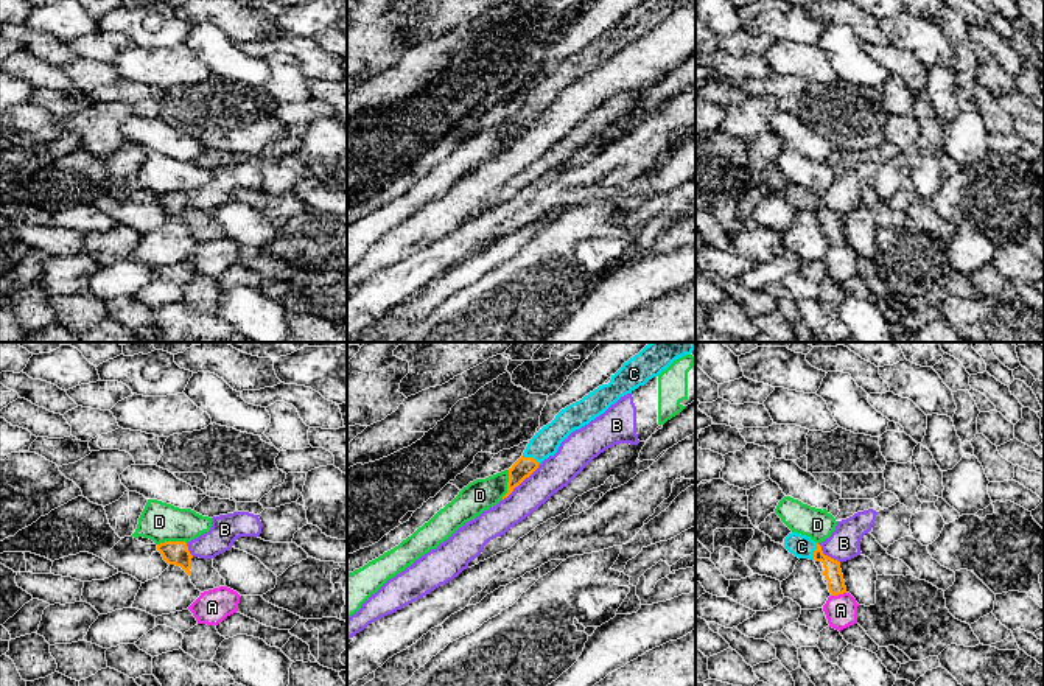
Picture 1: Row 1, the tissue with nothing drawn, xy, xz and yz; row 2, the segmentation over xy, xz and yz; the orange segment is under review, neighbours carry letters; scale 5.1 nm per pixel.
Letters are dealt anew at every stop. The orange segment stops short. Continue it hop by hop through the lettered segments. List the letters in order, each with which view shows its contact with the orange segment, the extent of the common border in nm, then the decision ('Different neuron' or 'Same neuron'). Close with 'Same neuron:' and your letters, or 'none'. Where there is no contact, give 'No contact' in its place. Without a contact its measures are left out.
A: Touches orange in yz. Shared border 80 nm. Different neuron
B: Touches orange in xz. Shared border 280 nm. Different neuron
C: Touches orange in xz. Shared border 100 nm. Same neuron
D: Touches orange in xy. Shared border 150 nm. Different neuron
Same neuron: C

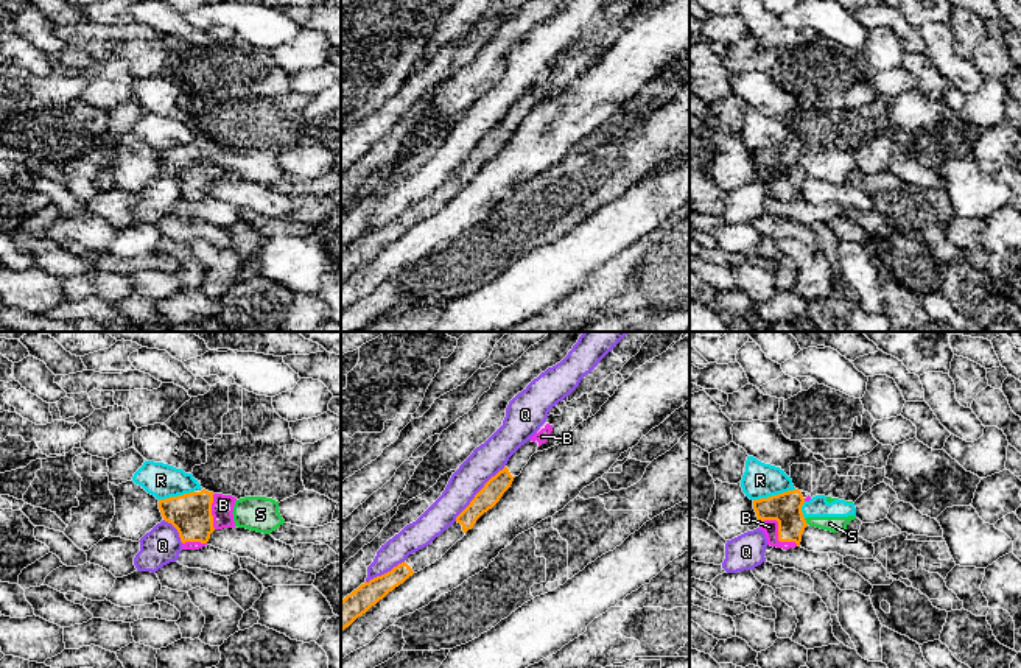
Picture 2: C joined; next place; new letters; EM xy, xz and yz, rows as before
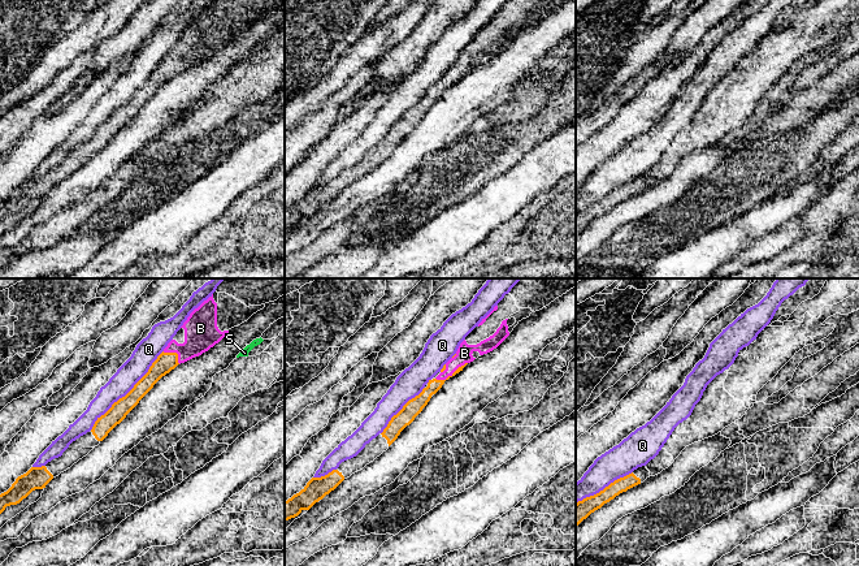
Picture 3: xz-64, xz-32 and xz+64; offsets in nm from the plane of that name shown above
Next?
B: Touches orange in yz. Shared border 240 nm. Same neuron
Q: Touches orange in xz. Shared border 400 nm. Different neuron
R: Touches orange in yz. Shared border 220 nm. Different neuron
S: Touches orange in yz. Shared border 40 nm. Different neuron
Same neuron: B

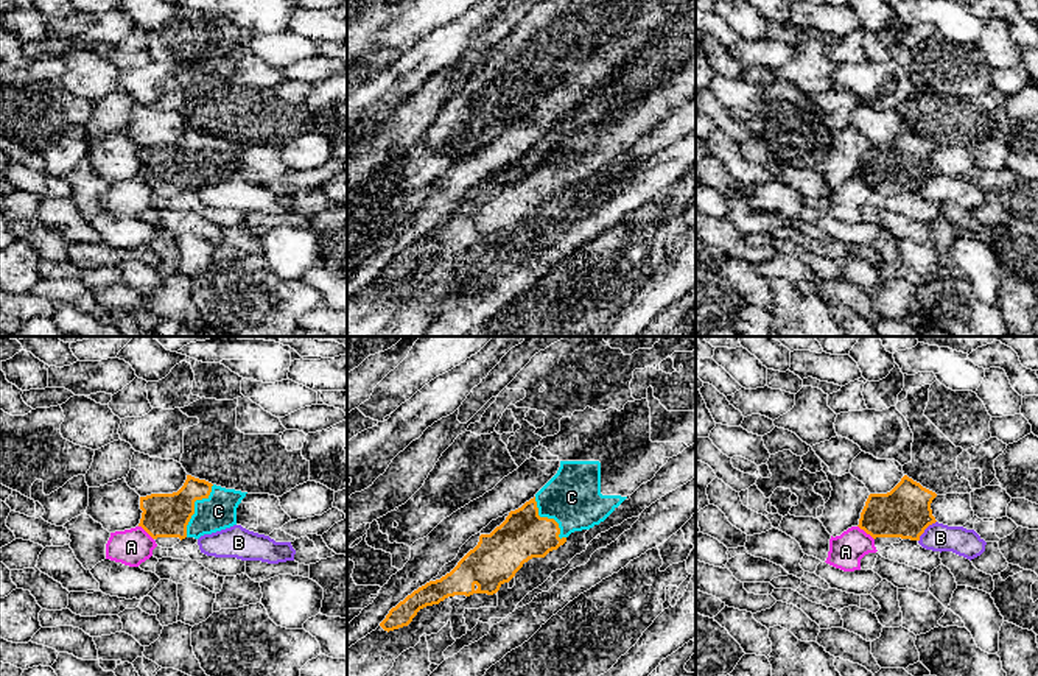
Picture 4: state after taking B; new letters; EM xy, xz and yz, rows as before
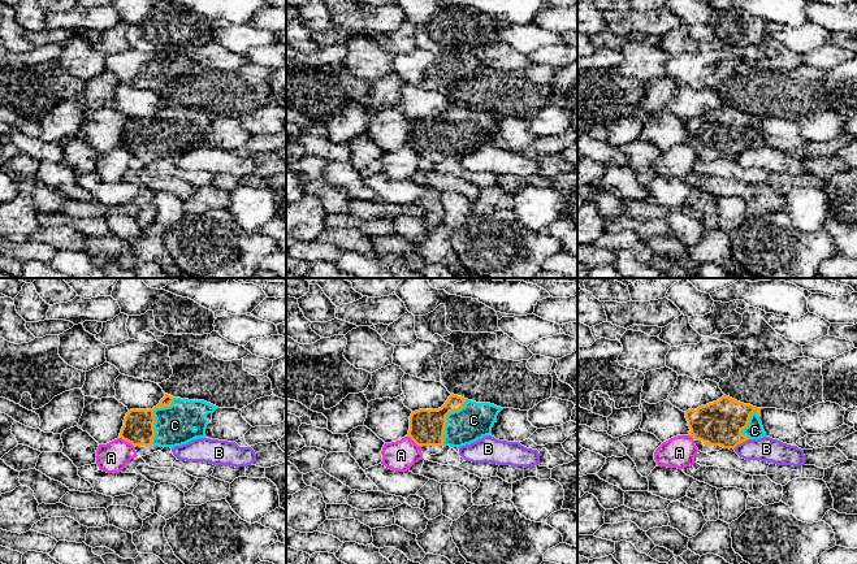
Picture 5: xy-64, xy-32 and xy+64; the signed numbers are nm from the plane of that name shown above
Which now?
A: Touches orange in yz. Shared border 120 nm. Different neuron
B: Touches orange in yz. Shared border 140 nm. Different neuron
C: Touches orange in xy. Shared border 300 nm. Same neuron
Same neuron: C

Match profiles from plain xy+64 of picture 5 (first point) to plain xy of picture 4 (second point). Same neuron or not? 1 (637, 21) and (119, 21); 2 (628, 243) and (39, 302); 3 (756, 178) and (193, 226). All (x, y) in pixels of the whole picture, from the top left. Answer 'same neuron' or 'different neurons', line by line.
1: same neuron
2: different neurons
3: different neurons

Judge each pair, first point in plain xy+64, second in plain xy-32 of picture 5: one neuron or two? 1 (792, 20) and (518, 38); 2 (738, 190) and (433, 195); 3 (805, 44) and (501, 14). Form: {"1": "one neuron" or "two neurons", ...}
{"1": "two neurons", "2": "two neurons", "3": "two neurons"}

